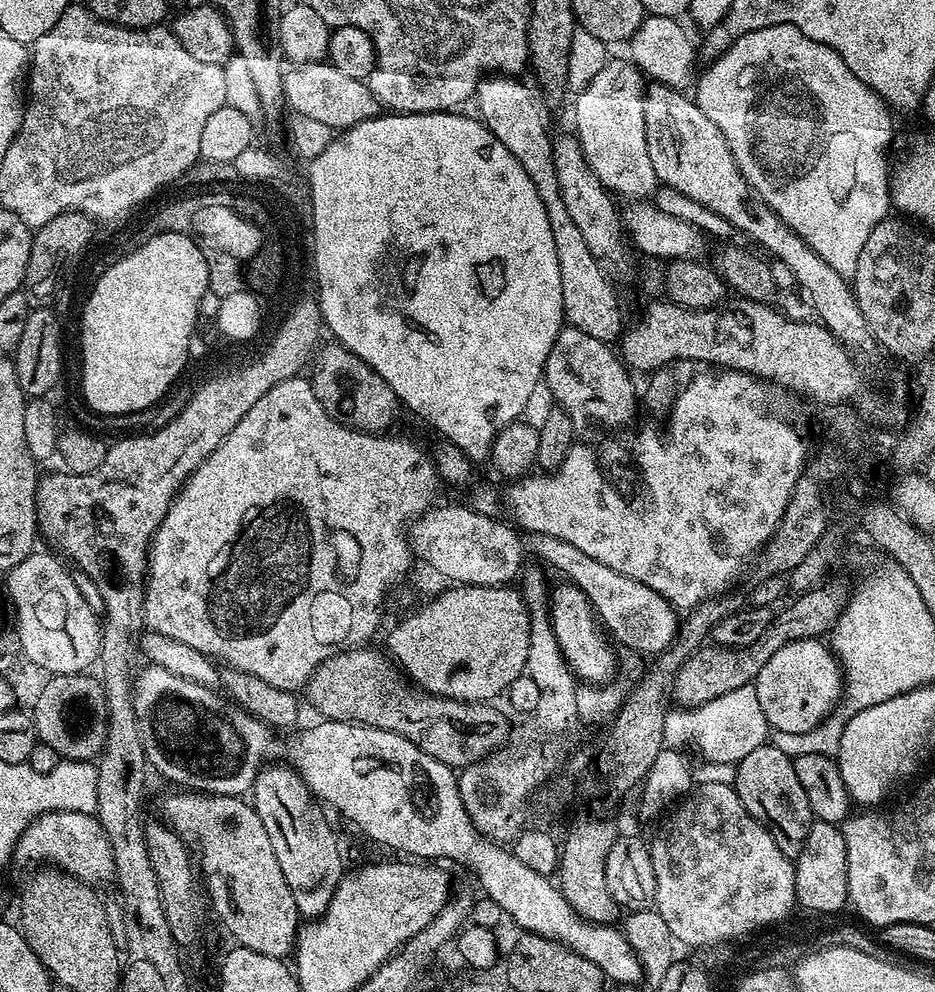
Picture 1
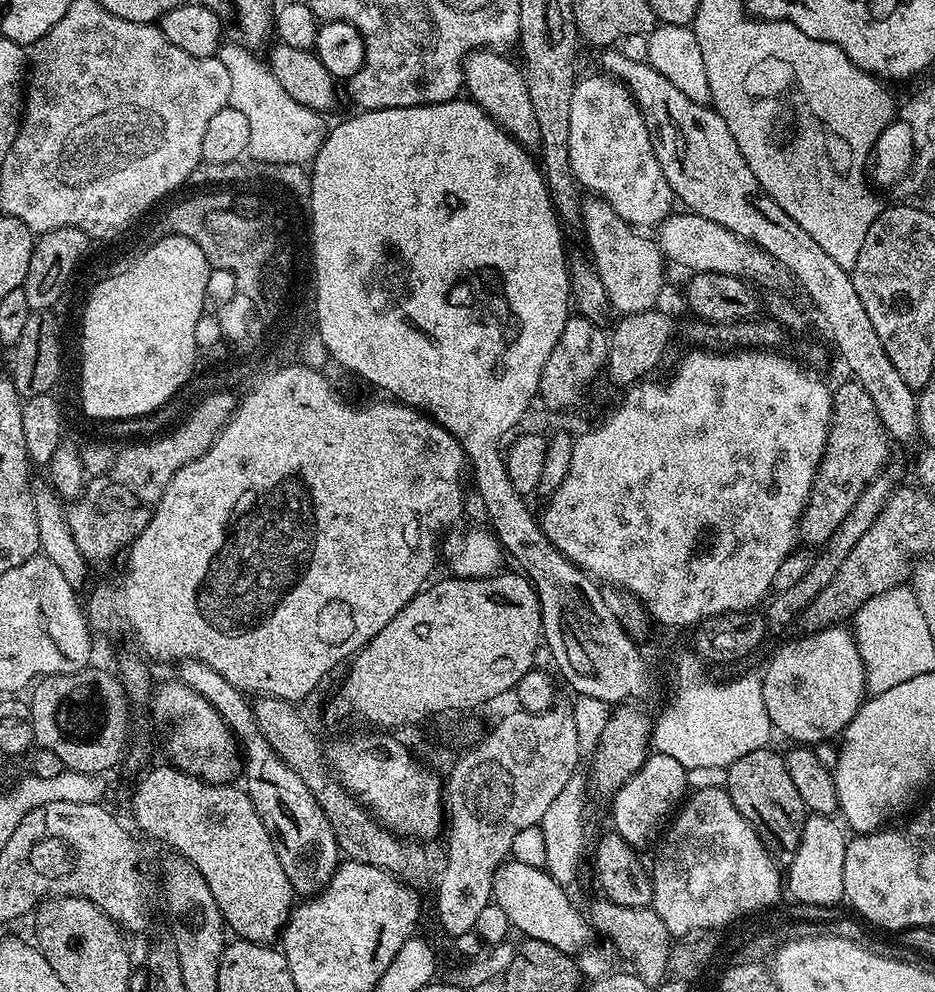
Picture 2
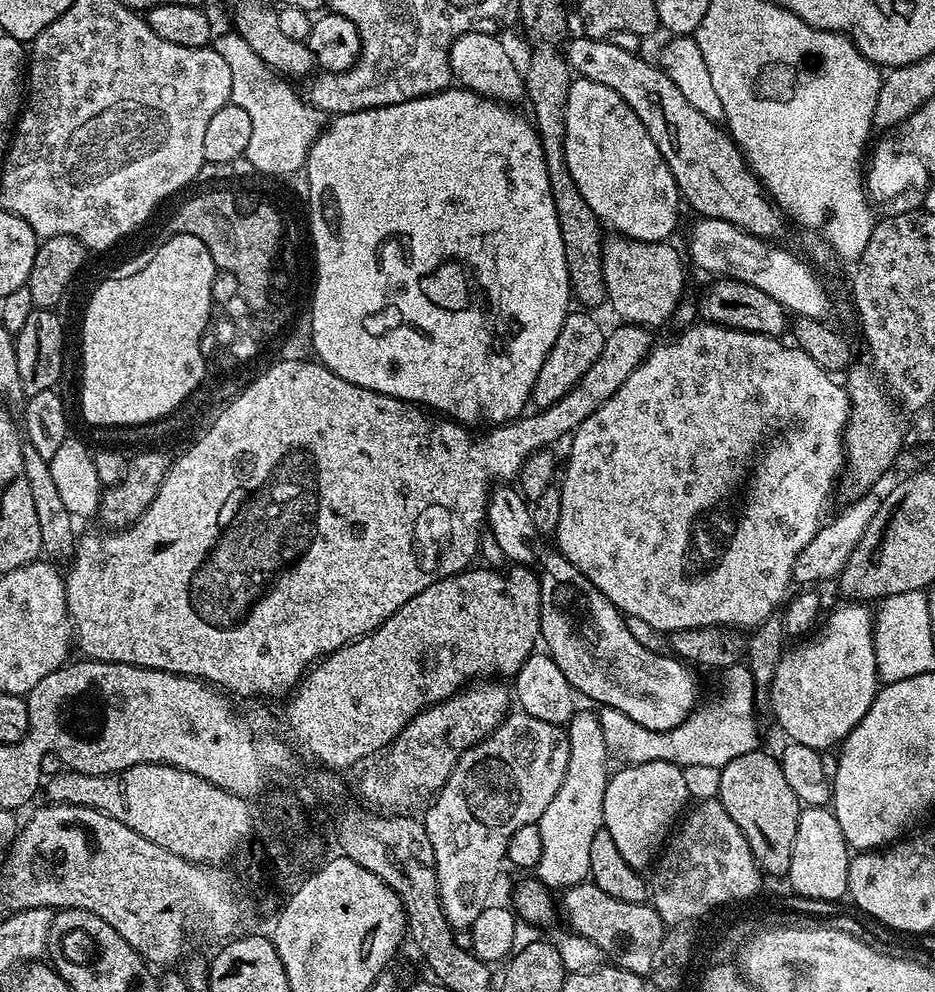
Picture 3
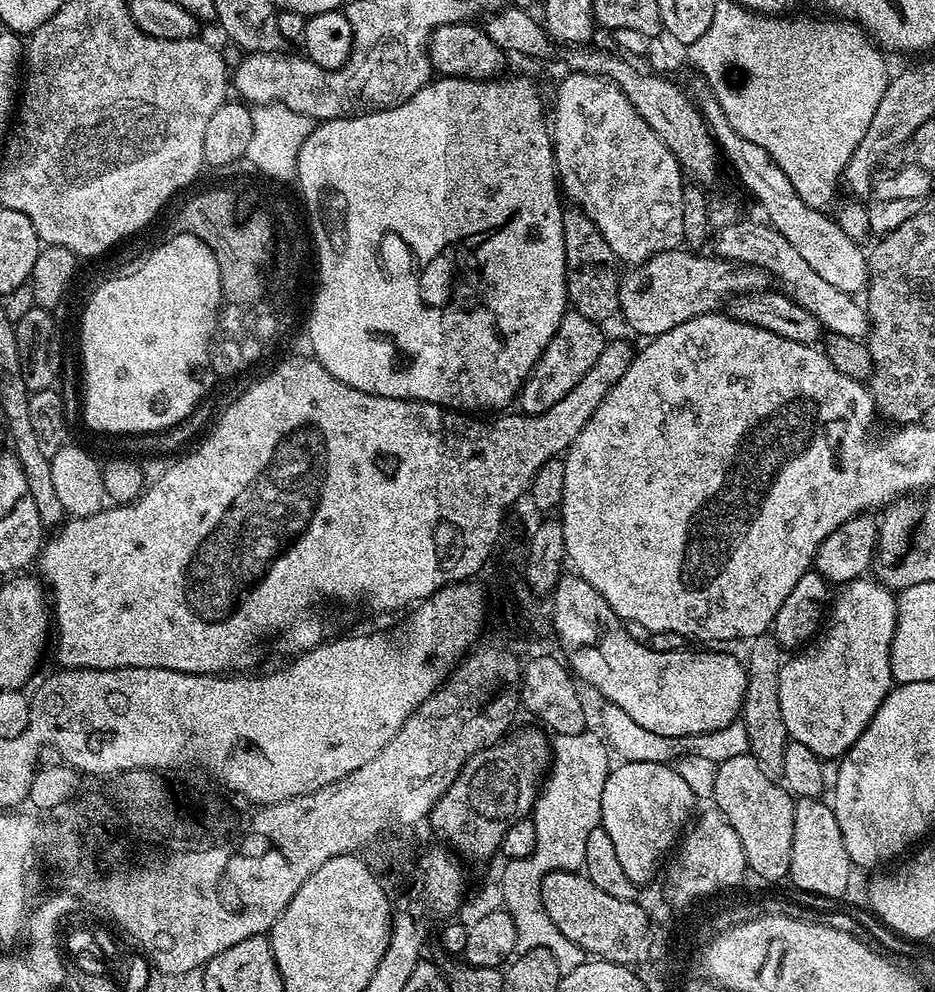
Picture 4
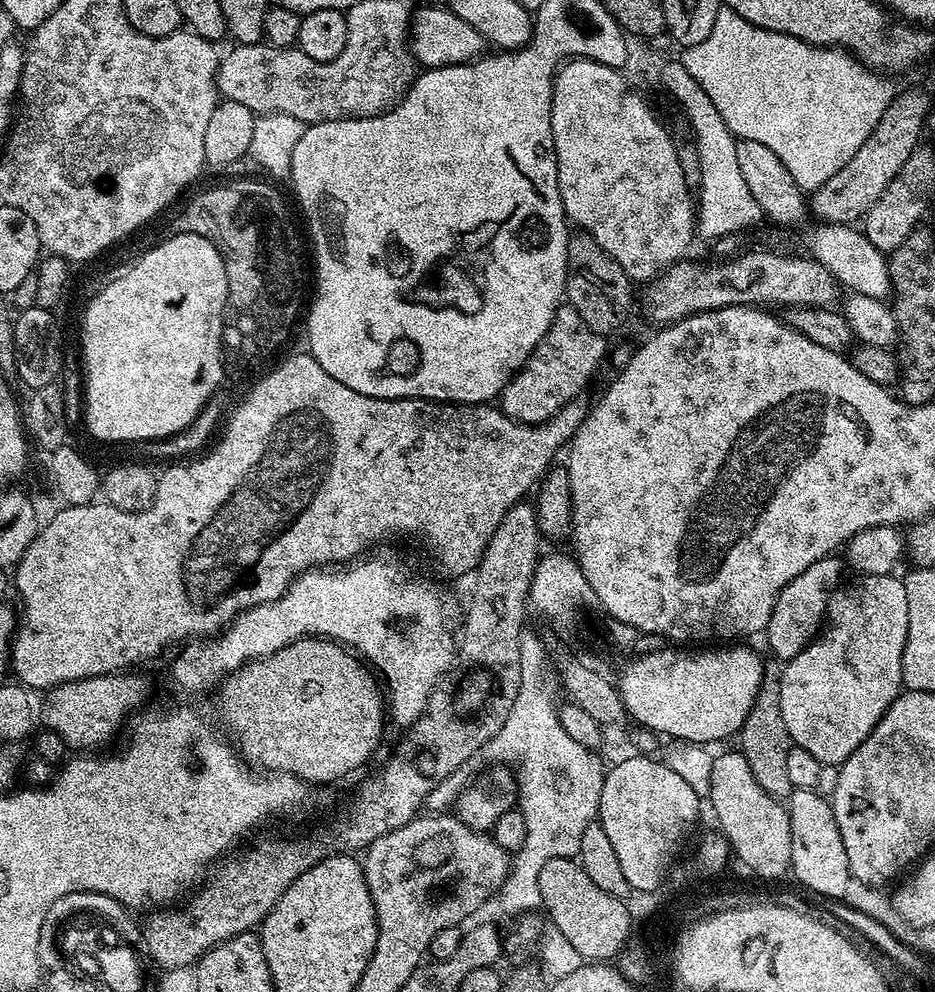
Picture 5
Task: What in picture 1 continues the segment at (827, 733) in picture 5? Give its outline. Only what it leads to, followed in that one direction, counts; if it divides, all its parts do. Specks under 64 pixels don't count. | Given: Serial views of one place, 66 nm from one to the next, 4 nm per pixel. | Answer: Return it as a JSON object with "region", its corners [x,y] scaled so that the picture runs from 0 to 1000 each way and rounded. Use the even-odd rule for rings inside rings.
{"region":[[[880,644],[855,645],[836,651],[815,671],[806,691],[822,735],[841,740],[862,740],[887,722],[901,706],[901,674],[893,657]]]}

